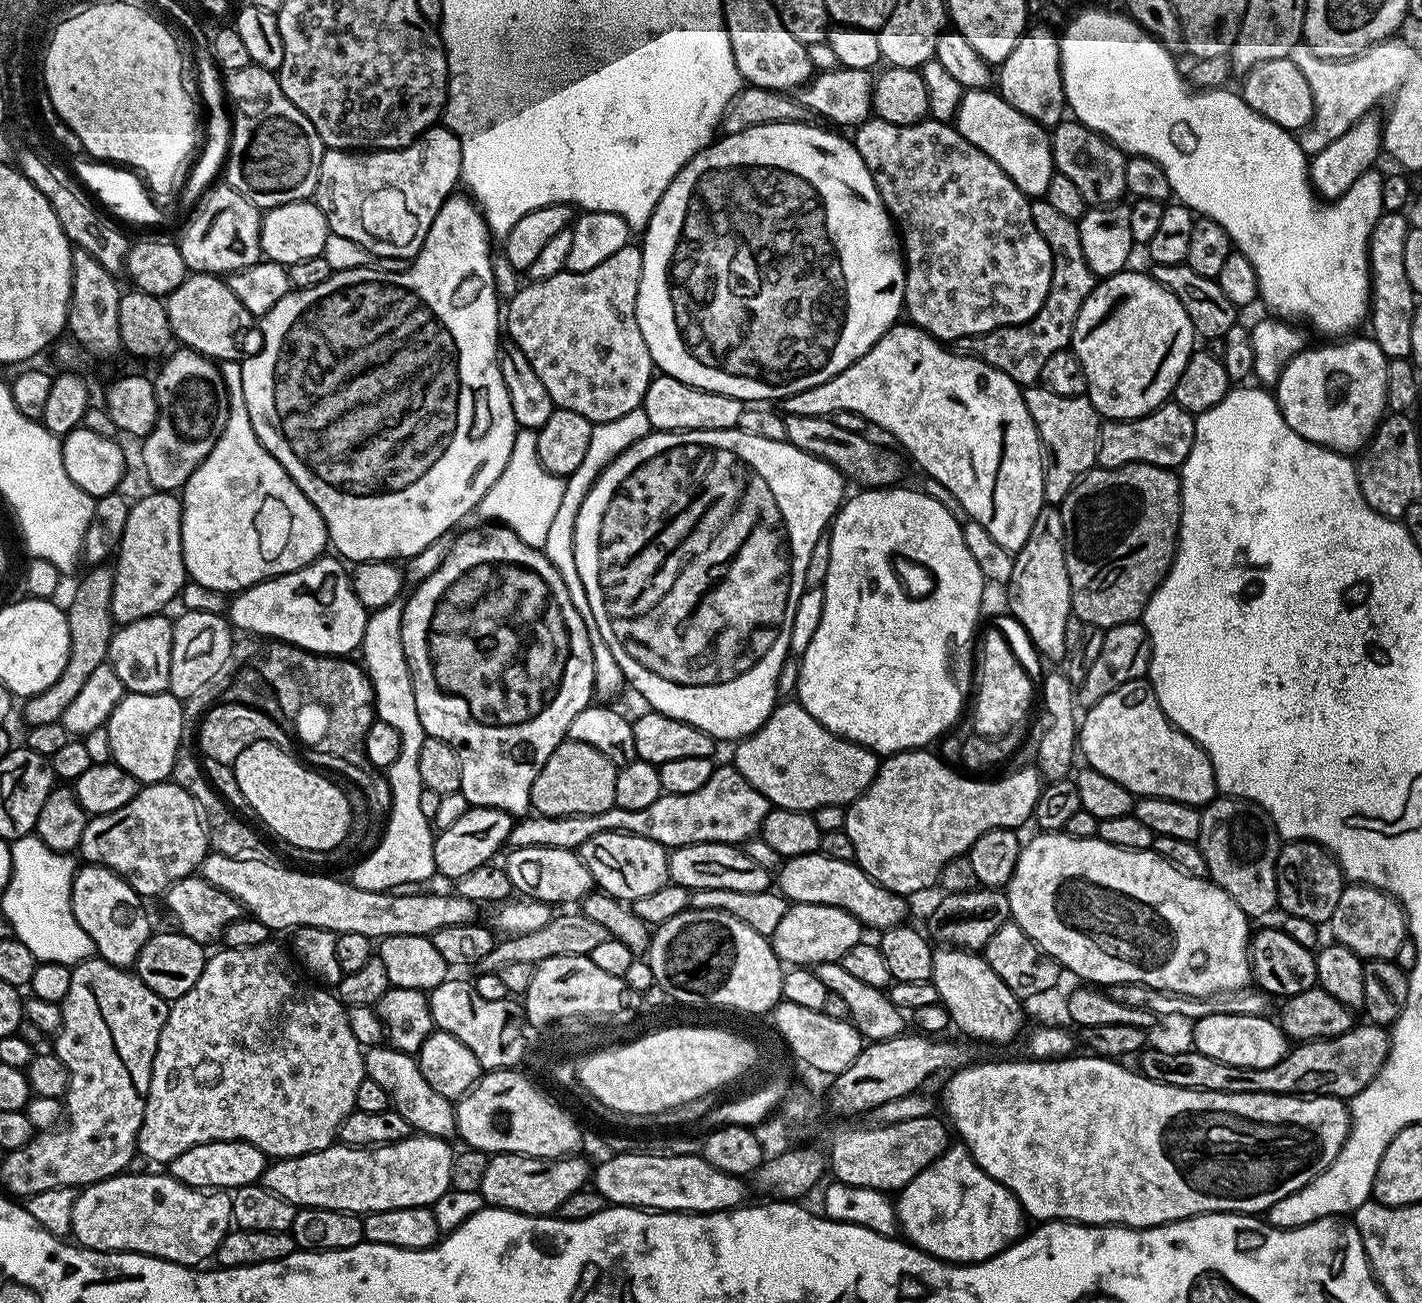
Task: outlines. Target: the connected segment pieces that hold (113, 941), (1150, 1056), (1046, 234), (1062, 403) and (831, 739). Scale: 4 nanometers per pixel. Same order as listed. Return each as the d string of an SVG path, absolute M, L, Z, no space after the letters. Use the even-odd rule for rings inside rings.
M85 863L72 879L72 909L74 918L96 947L95 955L119 968L131 969L136 963L142 946L146 946L148 937L154 931L154 925L148 921L148 912L144 909L145 901L127 884L117 872L98 864Z
M1364 1022L1364 1025L1354 1026L1346 1034L1329 1040L1310 1040L1300 1042L1281 1058L1274 1066L1265 1068L1239 1068L1226 1062L1218 1062L1218 1058L1206 1058L1206 1054L1191 1050L1180 1054L1164 1054L1149 1047L1138 1056L1138 1071L1140 1075L1151 1080L1160 1080L1164 1084L1173 1084L1186 1090L1202 1090L1203 1092L1225 1092L1226 1094L1274 1094L1275 1096L1333 1096L1345 1102L1351 1101L1380 1073L1384 1059L1388 1057L1390 1036L1381 1025Z
M1036 198L1032 200L1032 217L1034 218L1034 226L1038 226L1038 230L1042 234L1042 238L1046 238L1046 242L1052 248L1054 263L1052 266L1052 285L1046 294L1046 298L1042 302L1042 306L1036 312L1036 315L1023 321L1008 325L1007 328L995 328L993 332L984 332L980 336L964 336L958 341L959 347L965 353L975 354L979 359L986 360L993 364L995 368L1002 366L1002 371L1006 371L1006 356L1008 354L1018 354L1022 368L1024 368L1024 360L1032 358L1032 354L1026 352L1028 344L1034 342L1034 336L1026 330L1036 330L1036 323L1042 326L1042 316L1046 312L1047 302L1056 294L1056 292L1069 293L1072 288L1080 288L1083 284L1091 285L1094 277L1089 269L1087 262L1084 261L1083 254L1080 253L1080 238L1078 228L1073 221L1065 219L1062 214L1058 214L1058 210L1054 210L1054 206L1050 206L1047 198Z
M1028 386L1023 389L1023 394L1030 418L1036 423L1040 443L1050 461L1044 473L1044 499L1049 505L1059 506L1077 480L1097 467L1102 417L1087 395L1059 396L1047 386Z
M798 702L777 703L767 722L754 735L739 741L735 748L734 767L740 771L742 778L757 788L767 798L769 805L799 812L813 813L827 804L851 804L872 785L881 762L881 757L871 748L863 748L853 740L844 740L826 730Z

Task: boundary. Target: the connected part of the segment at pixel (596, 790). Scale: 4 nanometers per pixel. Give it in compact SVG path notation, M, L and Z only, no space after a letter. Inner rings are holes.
M565 738L554 754L550 754L546 766L538 770L538 778L534 778L531 811L541 816L589 816L615 808L617 771L617 765L612 764L602 750L586 746L586 742Z

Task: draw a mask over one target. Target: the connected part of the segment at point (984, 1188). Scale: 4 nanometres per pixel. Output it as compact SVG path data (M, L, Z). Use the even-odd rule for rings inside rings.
M963 1146L945 1148L933 1164L922 1170L922 1174L914 1177L905 1188L899 1189L894 1207L896 1223L903 1239L912 1247L943 1260L945 1264L980 1264L1009 1248L1026 1232L1026 1213L1016 1195L984 1173Z

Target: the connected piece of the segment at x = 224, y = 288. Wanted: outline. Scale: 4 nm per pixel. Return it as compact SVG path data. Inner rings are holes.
M189 274L182 286L167 296L166 307L168 332L176 335L185 349L199 352L213 362L234 359L240 335L254 324L250 310L238 302L234 290L216 274Z

